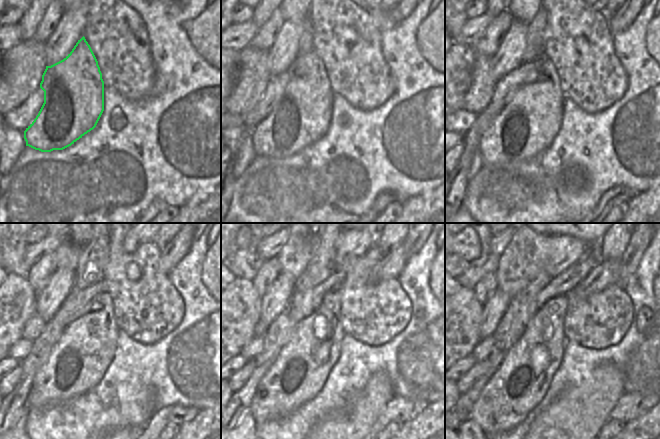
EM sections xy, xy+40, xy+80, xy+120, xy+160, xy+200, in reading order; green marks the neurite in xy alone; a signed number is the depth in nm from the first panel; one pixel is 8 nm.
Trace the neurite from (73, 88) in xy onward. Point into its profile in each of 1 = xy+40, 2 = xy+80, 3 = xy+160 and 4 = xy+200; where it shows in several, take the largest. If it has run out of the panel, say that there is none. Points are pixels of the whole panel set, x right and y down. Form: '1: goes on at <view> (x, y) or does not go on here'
1: goes on at xy+40 (301, 114)
2: goes on at xy+80 (527, 125)
3: goes on at xy+160 (298, 373)
4: goes on at xy+200 (518, 385)

